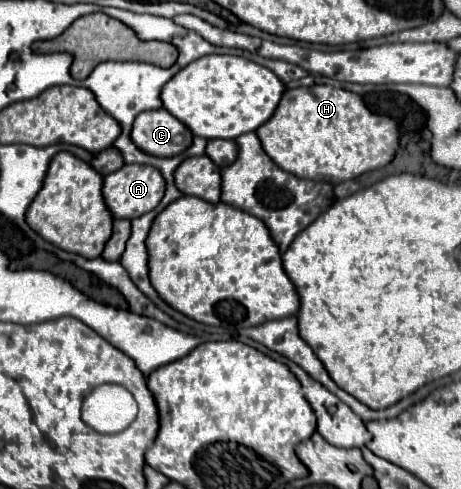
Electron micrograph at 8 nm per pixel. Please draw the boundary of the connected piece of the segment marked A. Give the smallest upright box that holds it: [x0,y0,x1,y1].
[102,164,164,220]

